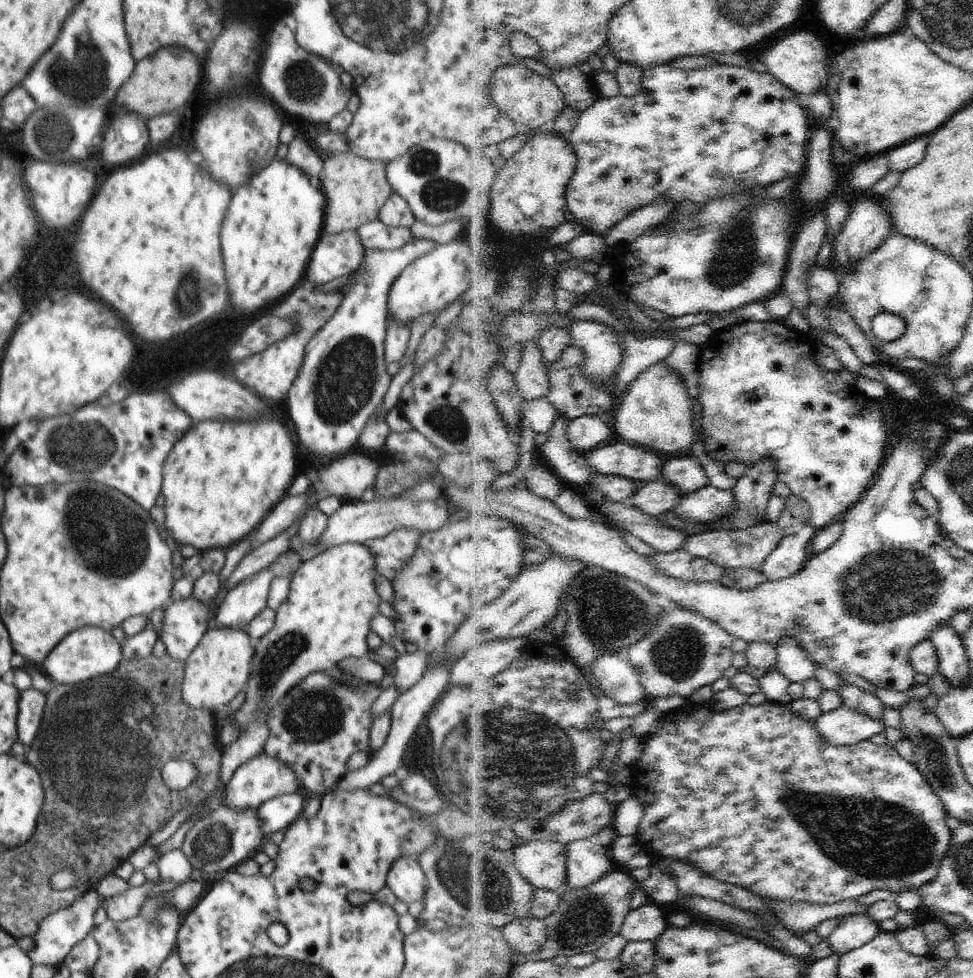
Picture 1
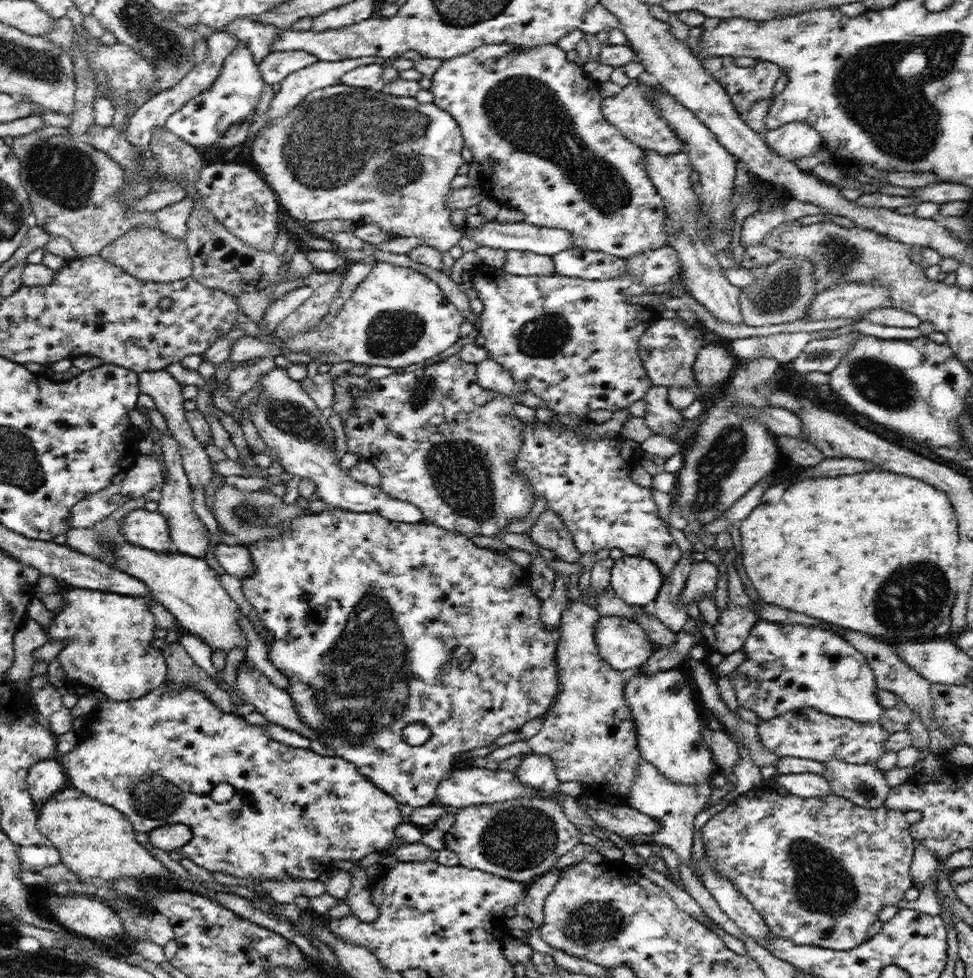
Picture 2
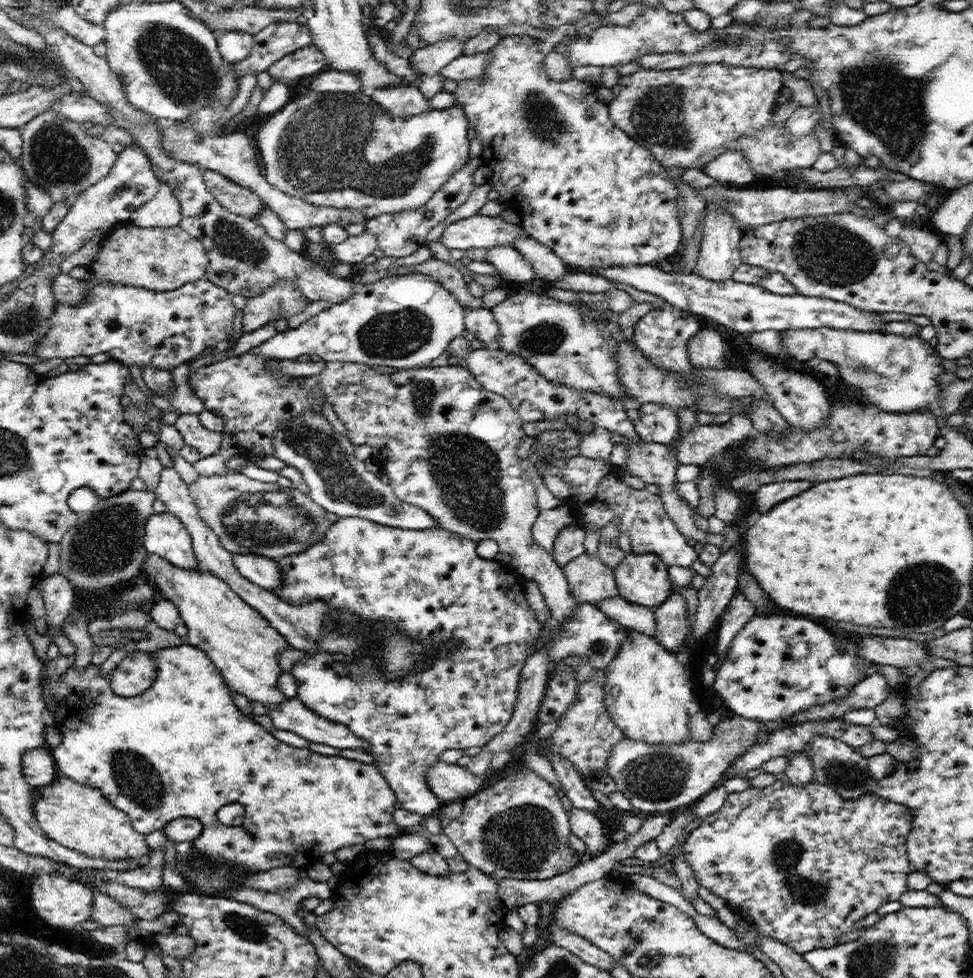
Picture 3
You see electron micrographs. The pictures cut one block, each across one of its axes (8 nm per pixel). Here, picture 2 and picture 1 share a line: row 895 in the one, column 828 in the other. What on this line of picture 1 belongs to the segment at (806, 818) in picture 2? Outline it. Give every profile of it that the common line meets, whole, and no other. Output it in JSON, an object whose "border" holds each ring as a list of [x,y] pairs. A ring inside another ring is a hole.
{"border":[[[768,700],[761,706],[746,703],[742,707],[722,712],[714,710],[710,703],[694,710],[687,708],[666,715],[658,732],[646,736],[646,741],[644,755],[633,766],[636,779],[632,784],[634,796],[644,804],[647,813],[638,834],[645,850],[664,859],[687,861],[718,881],[752,889],[762,899],[836,905],[862,896],[868,897],[874,890],[890,890],[897,896],[906,889],[922,888],[933,882],[949,852],[953,832],[946,824],[948,810],[914,762],[902,757],[894,747],[878,746],[872,740],[858,745],[832,745],[820,734],[817,720],[806,720],[804,716],[796,714],[791,704]]]}

